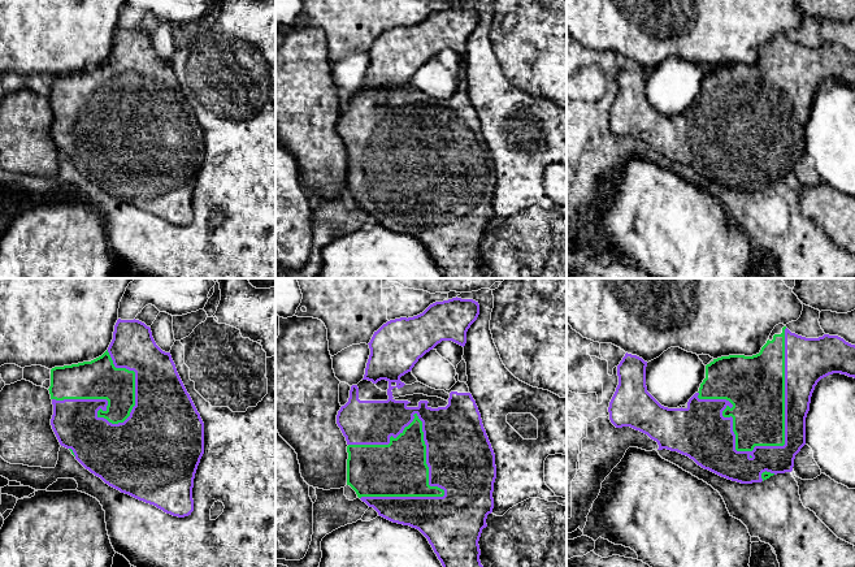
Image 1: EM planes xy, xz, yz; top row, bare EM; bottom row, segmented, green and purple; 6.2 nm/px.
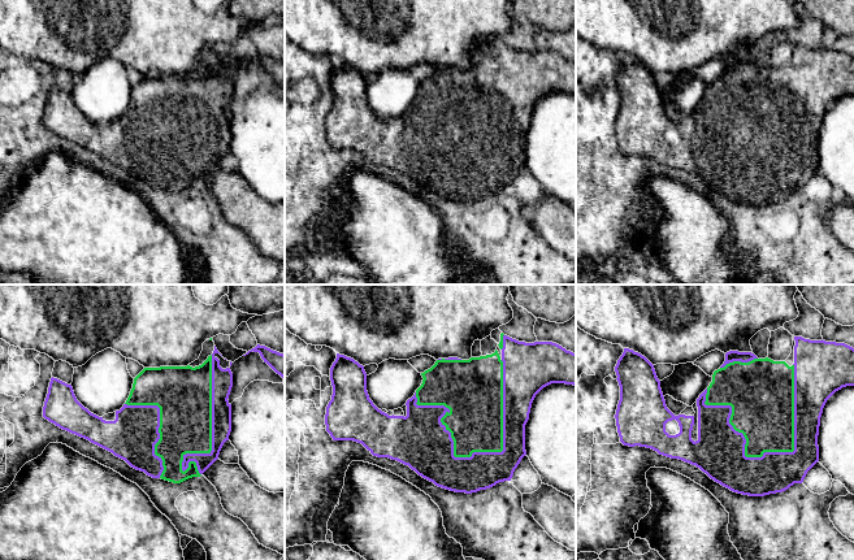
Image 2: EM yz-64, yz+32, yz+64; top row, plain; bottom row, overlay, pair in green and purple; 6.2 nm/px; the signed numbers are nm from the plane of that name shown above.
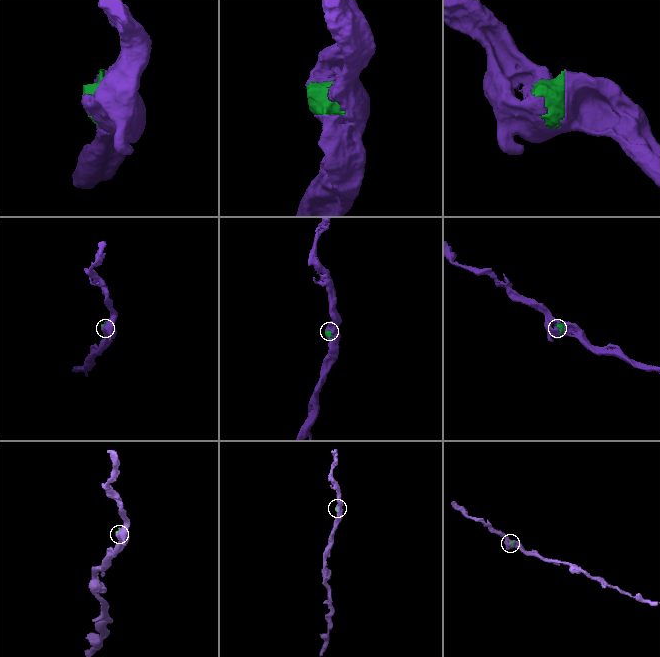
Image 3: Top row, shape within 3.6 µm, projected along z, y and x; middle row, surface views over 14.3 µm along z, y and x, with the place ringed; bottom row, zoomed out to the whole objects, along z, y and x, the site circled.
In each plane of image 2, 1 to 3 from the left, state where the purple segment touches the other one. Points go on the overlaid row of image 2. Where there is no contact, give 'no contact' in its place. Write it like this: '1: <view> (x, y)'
1: yz-64 (211, 424)
2: yz+32 (502, 429)
3: yz+64 (793, 430)

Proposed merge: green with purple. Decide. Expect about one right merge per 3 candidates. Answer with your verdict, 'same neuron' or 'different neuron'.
same neuron

